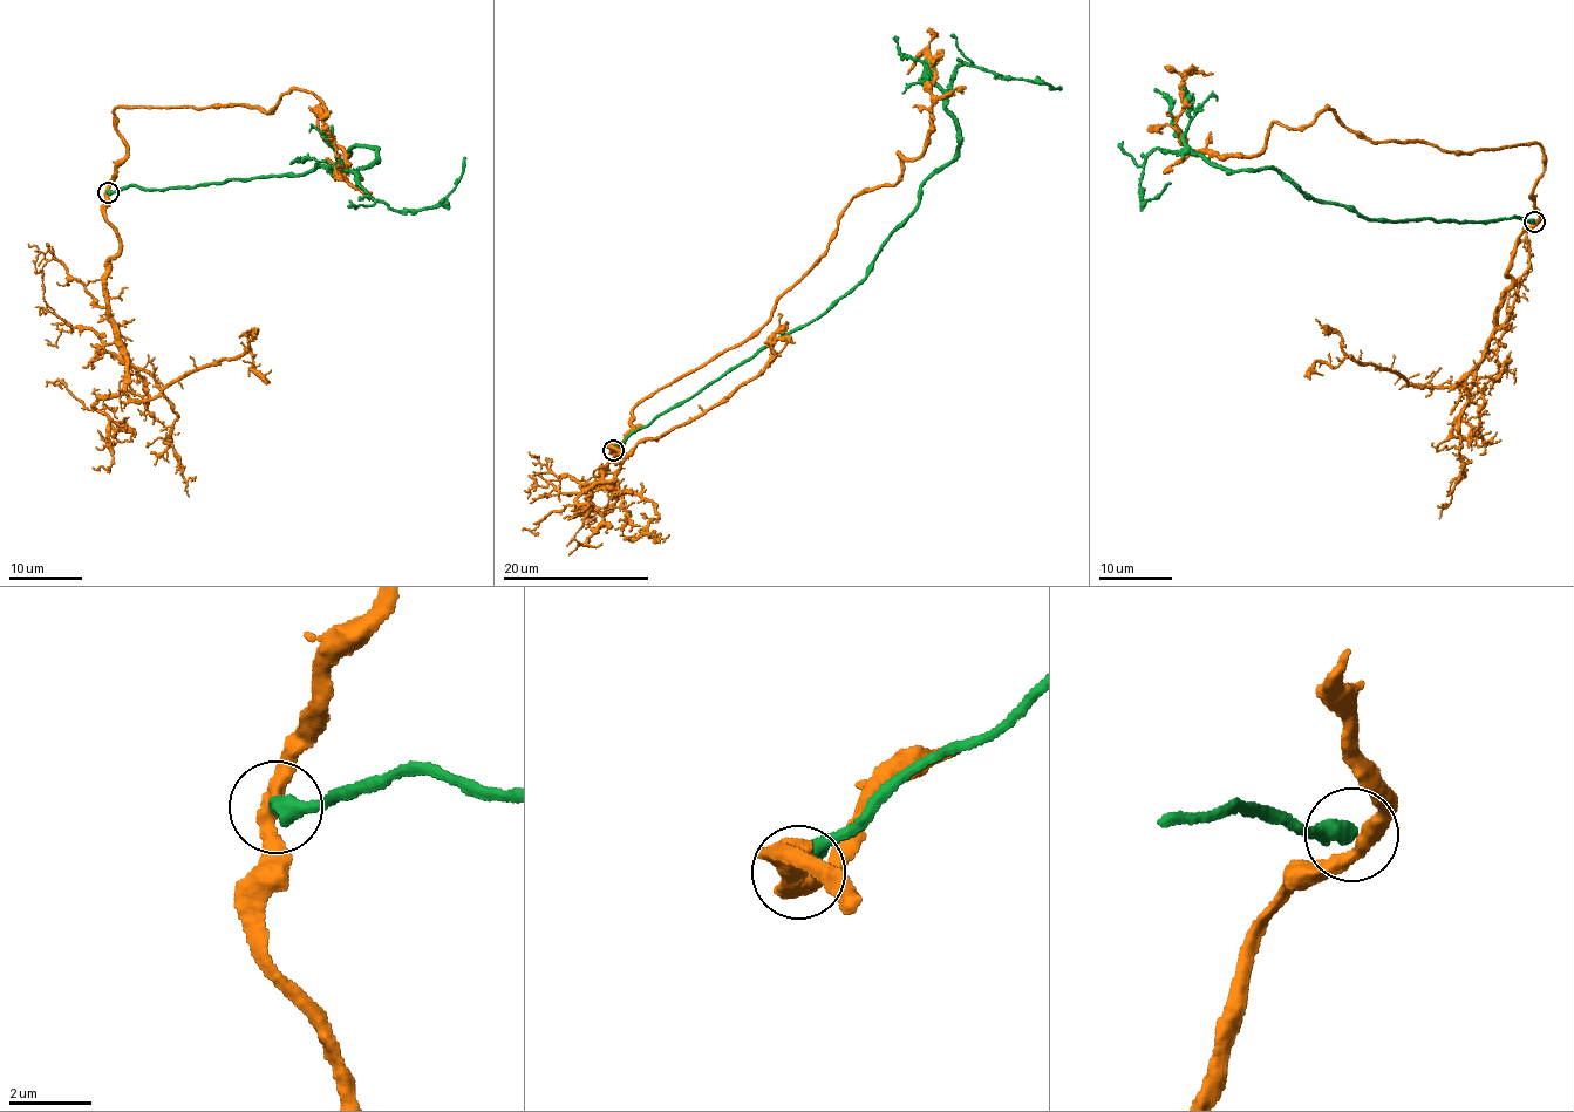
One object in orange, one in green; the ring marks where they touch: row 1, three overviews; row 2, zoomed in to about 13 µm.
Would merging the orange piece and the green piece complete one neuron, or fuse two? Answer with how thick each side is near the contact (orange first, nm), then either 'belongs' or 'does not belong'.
380 nm thick on the orange side, 400 nm on the other; does not belong

